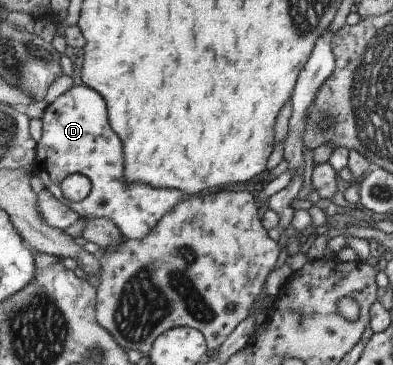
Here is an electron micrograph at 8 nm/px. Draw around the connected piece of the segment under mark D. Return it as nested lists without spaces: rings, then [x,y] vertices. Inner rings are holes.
[[[81,84],[72,86],[47,108],[41,117],[41,137],[37,142],[35,159],[32,163],[32,173],[41,179],[44,189],[48,190],[52,197],[62,202],[66,207],[72,209],[84,220],[95,220],[106,218],[117,225],[123,239],[140,239],[144,237],[156,222],[163,216],[164,212],[171,210],[182,197],[176,189],[153,188],[151,185],[143,184],[141,181],[125,180],[123,176],[123,151],[119,137],[108,125],[107,113],[103,97],[90,89],[87,85]],[[72,173],[84,175],[90,181],[89,193],[81,201],[71,202],[62,196],[60,192],[60,181]]]

